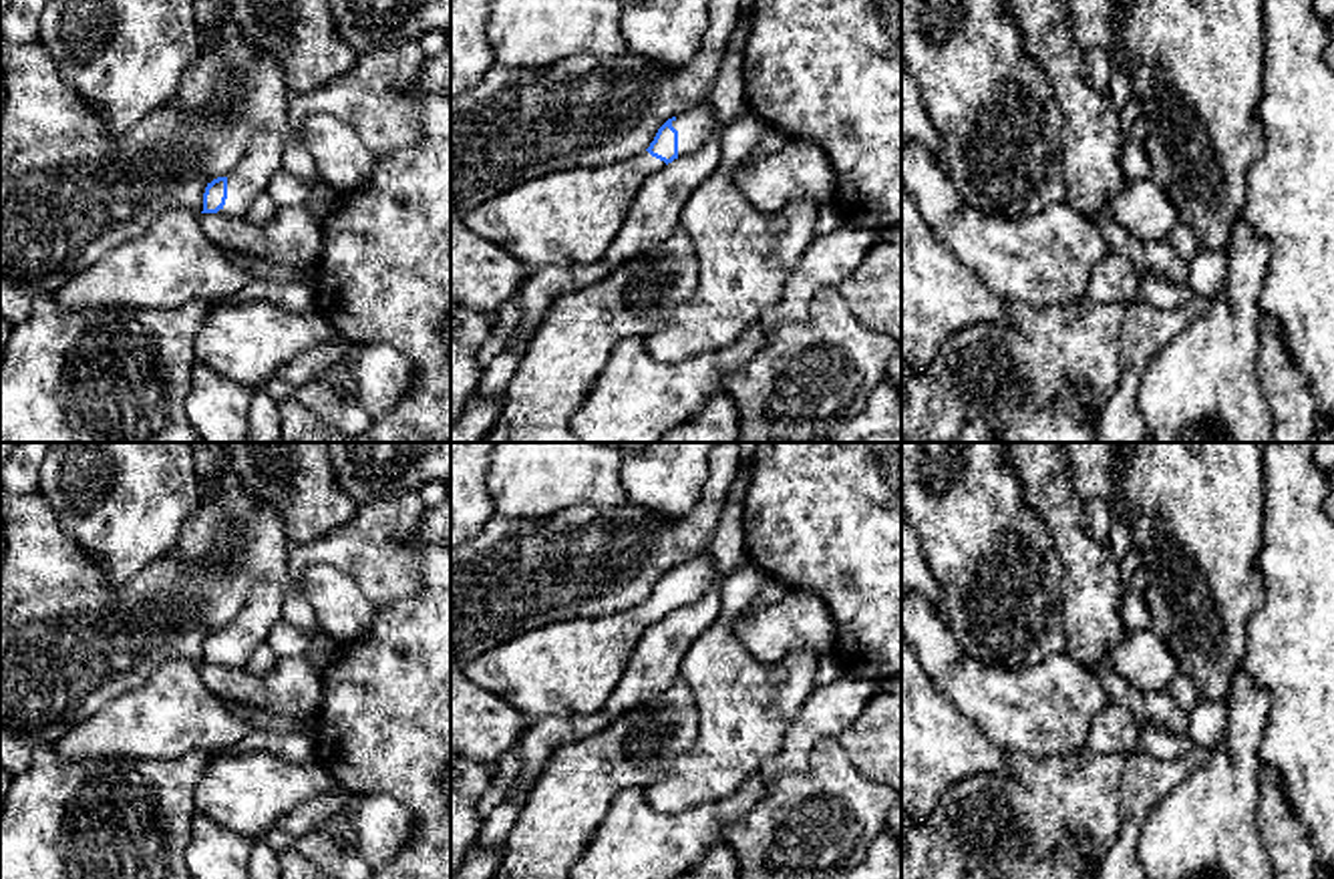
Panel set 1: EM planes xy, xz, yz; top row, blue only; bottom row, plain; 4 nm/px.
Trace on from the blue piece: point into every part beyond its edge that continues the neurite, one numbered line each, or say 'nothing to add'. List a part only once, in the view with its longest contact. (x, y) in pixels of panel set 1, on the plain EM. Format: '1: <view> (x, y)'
1: xz (695, 576)

